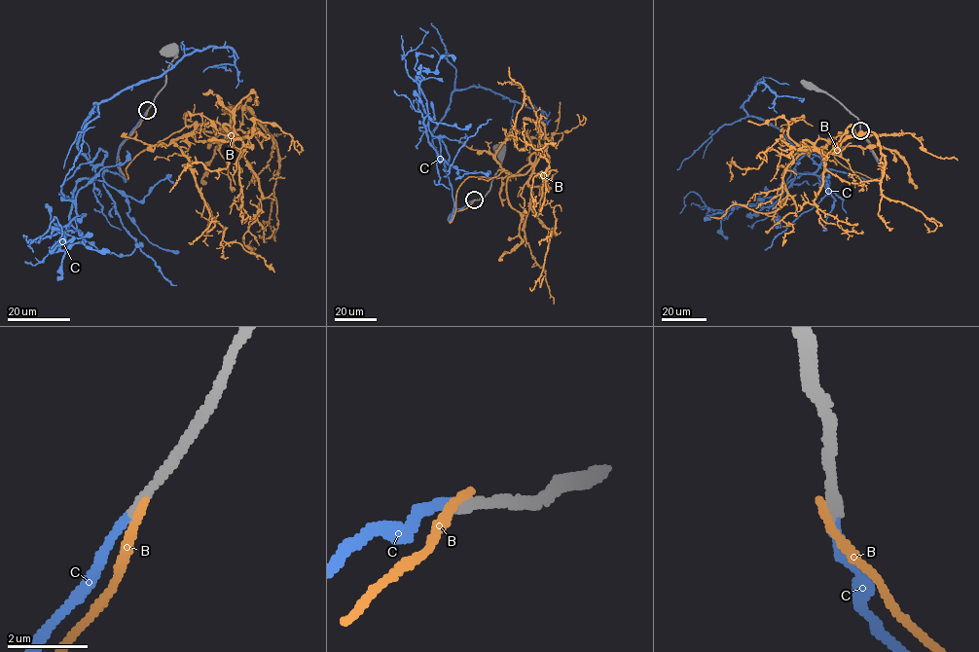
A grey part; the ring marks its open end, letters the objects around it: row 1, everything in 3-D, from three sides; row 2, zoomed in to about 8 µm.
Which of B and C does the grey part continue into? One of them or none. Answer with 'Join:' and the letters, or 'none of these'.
Join: C

